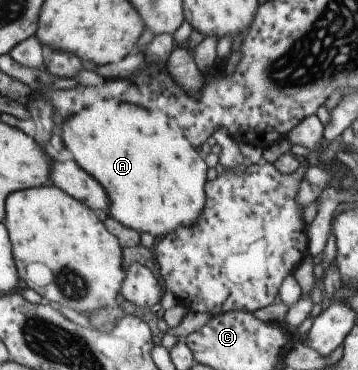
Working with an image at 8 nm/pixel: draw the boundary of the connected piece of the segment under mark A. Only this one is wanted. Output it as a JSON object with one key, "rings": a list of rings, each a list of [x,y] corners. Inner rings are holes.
{"rings":[[[114,99],[86,105],[86,108],[78,110],[74,116],[62,120],[59,129],[64,130],[61,141],[72,154],[73,161],[106,190],[110,200],[110,216],[138,232],[162,236],[180,226],[190,226],[198,218],[205,203],[207,167],[203,155],[190,146],[180,132],[172,132],[166,130],[166,126],[156,124],[158,122],[152,118],[152,114],[142,106]]]}

